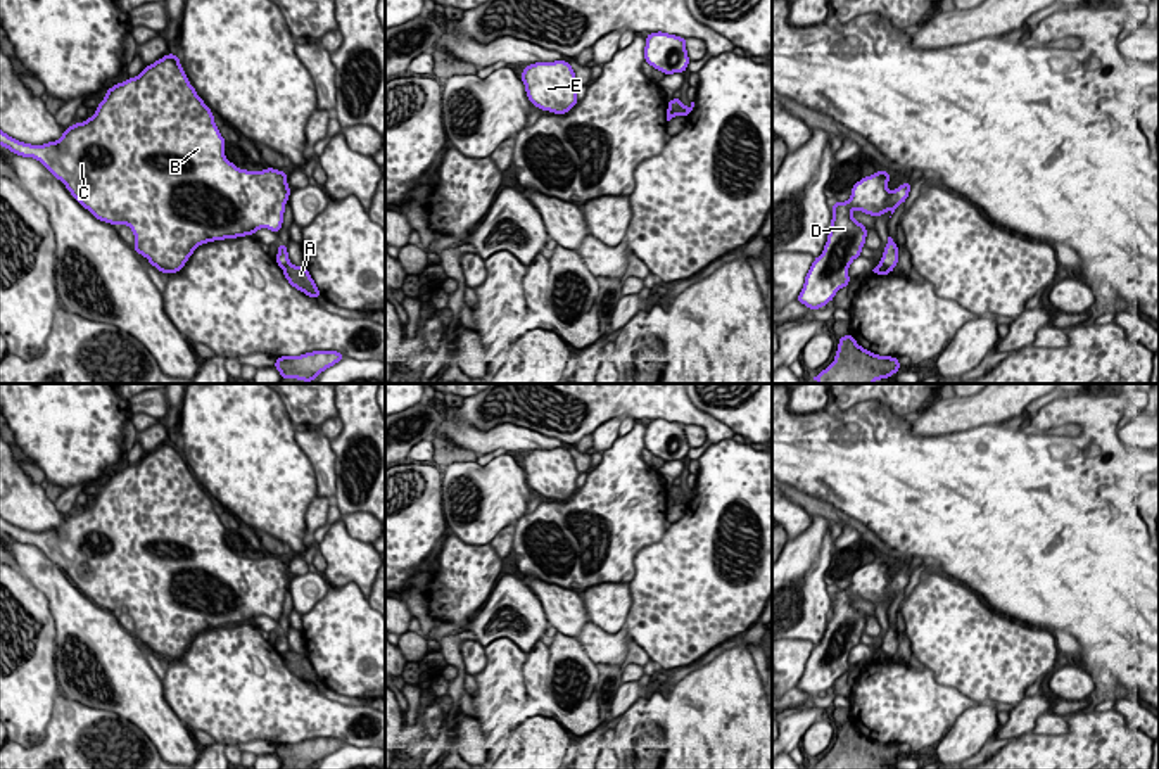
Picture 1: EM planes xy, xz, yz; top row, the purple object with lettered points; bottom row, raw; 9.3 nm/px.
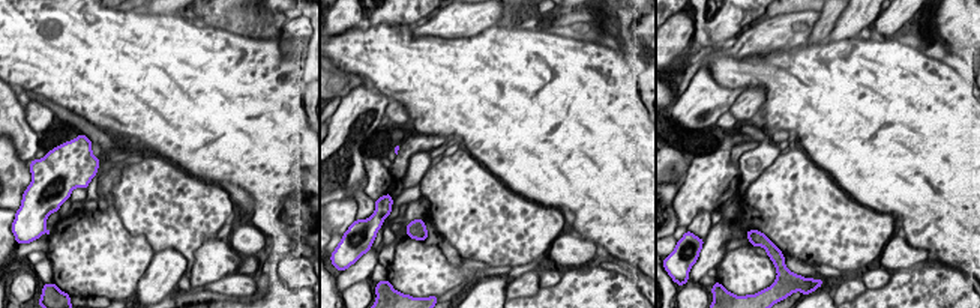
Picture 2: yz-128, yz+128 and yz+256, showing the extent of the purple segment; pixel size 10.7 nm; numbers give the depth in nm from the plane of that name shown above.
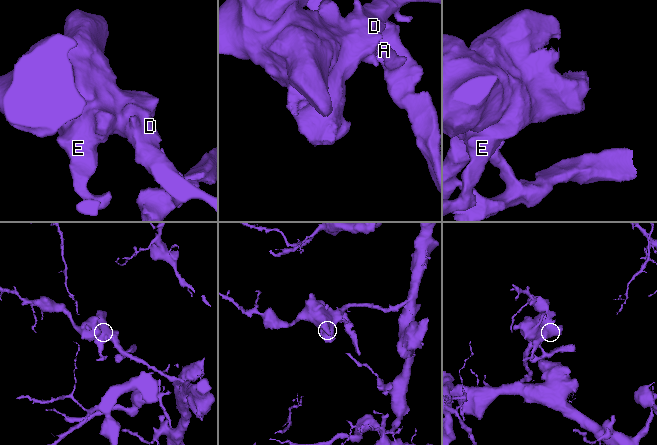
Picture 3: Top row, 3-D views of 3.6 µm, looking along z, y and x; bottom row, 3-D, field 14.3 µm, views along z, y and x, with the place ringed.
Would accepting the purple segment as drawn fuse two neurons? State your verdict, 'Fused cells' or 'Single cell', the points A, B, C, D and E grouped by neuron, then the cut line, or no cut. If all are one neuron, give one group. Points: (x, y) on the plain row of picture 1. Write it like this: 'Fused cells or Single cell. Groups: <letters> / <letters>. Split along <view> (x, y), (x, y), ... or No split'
Fused cells. Groups: A / B C D E. Split along xy (289, 648), (282, 654)

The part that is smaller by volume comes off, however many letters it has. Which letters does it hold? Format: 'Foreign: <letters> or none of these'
Foreign: A

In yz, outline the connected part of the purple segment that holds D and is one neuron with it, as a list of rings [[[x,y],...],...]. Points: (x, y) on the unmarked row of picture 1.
[[[881,556],[853,572],[846,589],[833,589],[833,607],[827,629],[819,645],[814,646],[803,676],[796,688],[807,695],[819,696],[834,686],[836,679],[850,670],[848,655],[865,631],[867,615],[853,607],[852,598],[858,596],[872,605],[891,601],[907,588],[910,569],[893,579],[888,577],[890,560]]]

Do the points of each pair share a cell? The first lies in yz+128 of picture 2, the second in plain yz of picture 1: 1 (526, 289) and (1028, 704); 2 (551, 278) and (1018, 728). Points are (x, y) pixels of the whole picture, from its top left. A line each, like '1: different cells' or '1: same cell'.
1: same cell
2: different cells

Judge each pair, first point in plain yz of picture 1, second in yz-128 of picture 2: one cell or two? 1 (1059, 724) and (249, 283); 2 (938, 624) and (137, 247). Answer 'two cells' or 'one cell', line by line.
1: one cell
2: two cells

